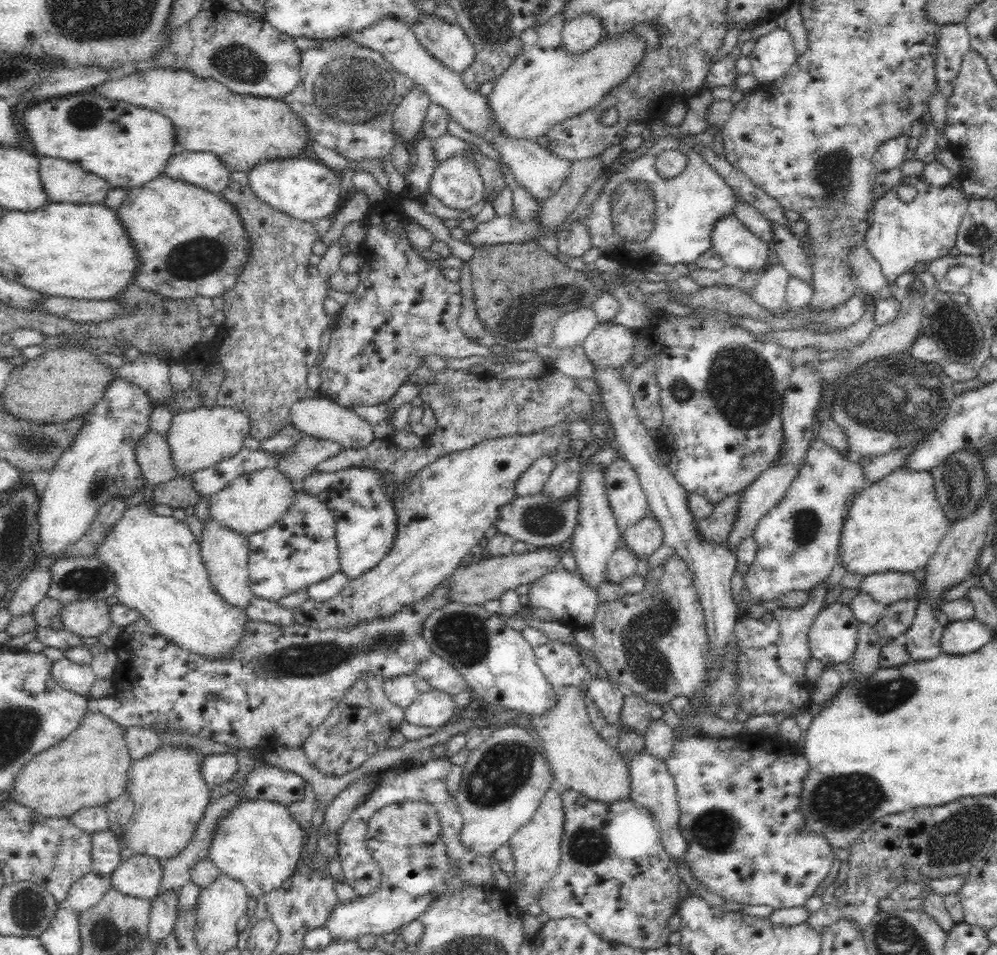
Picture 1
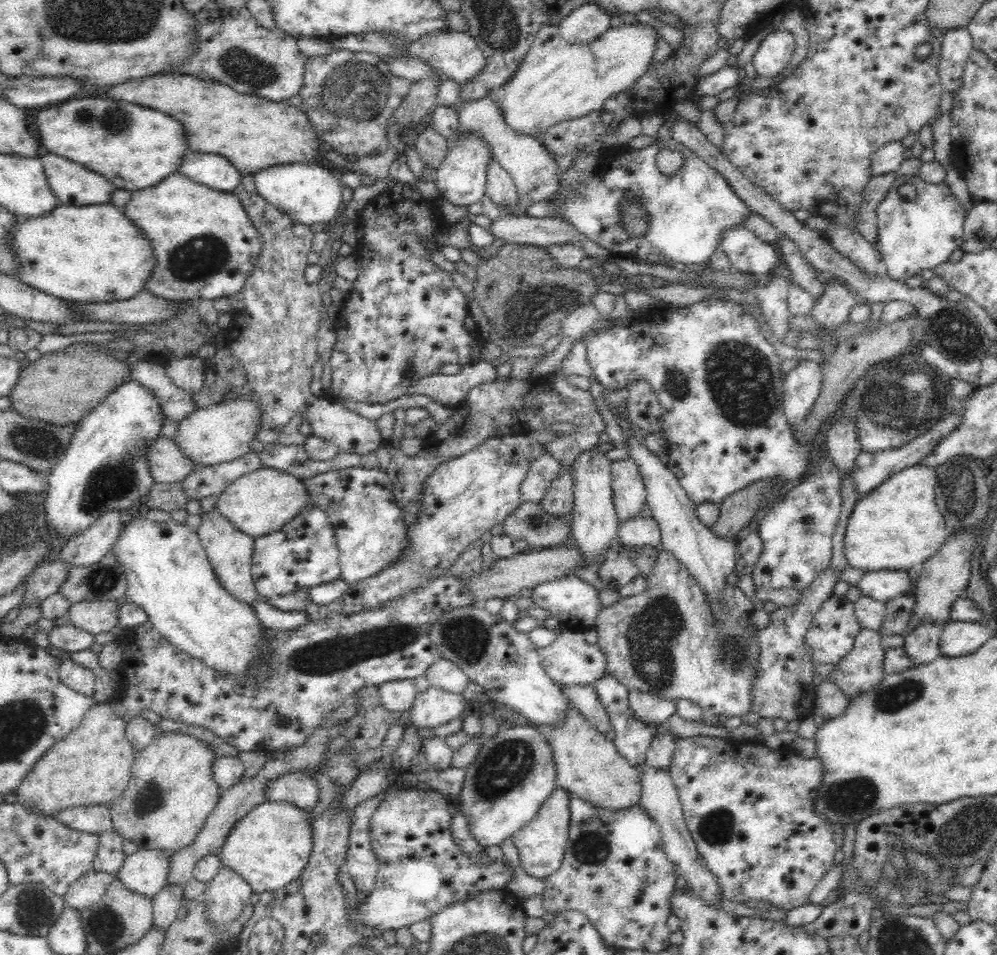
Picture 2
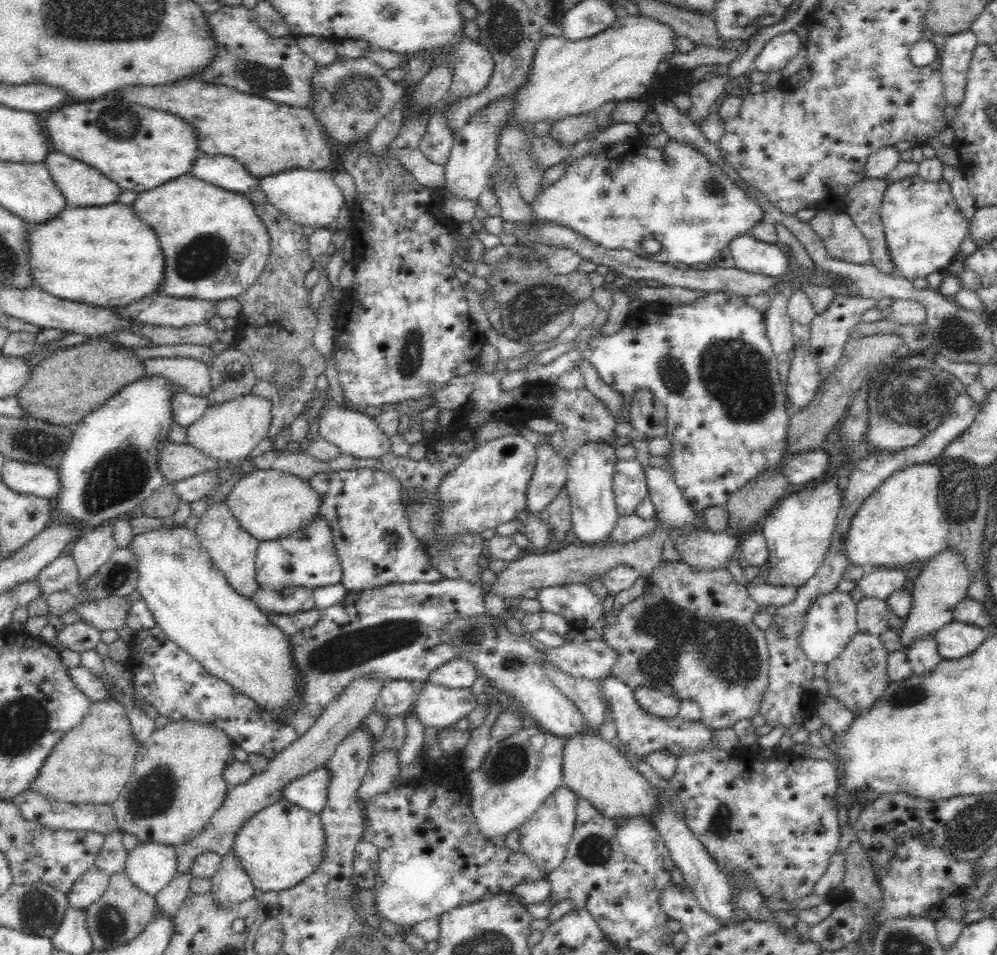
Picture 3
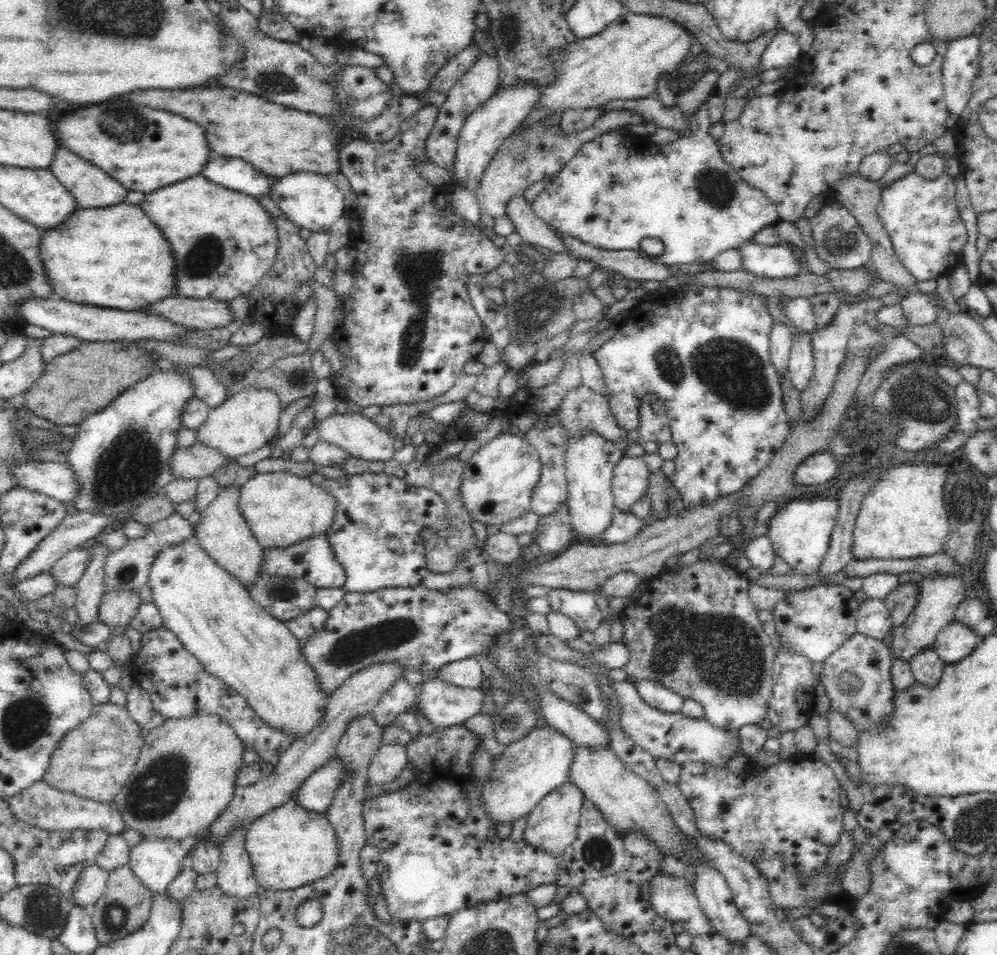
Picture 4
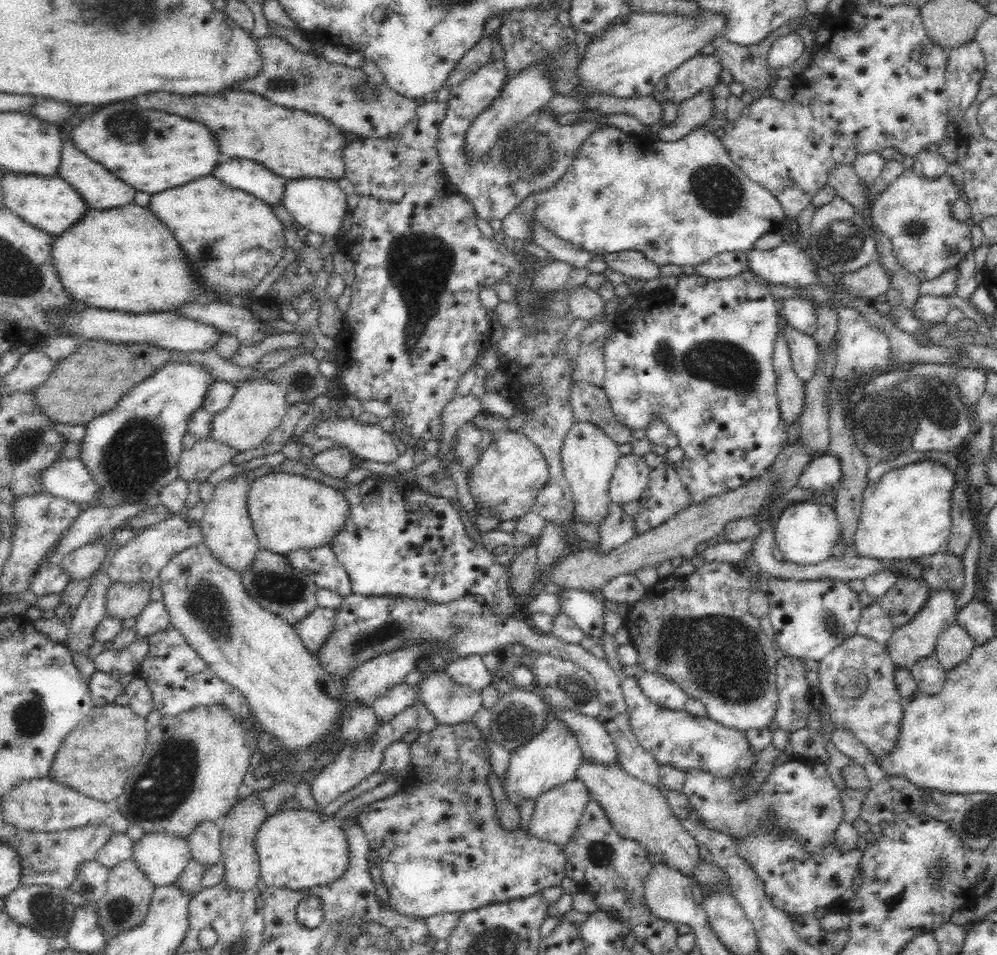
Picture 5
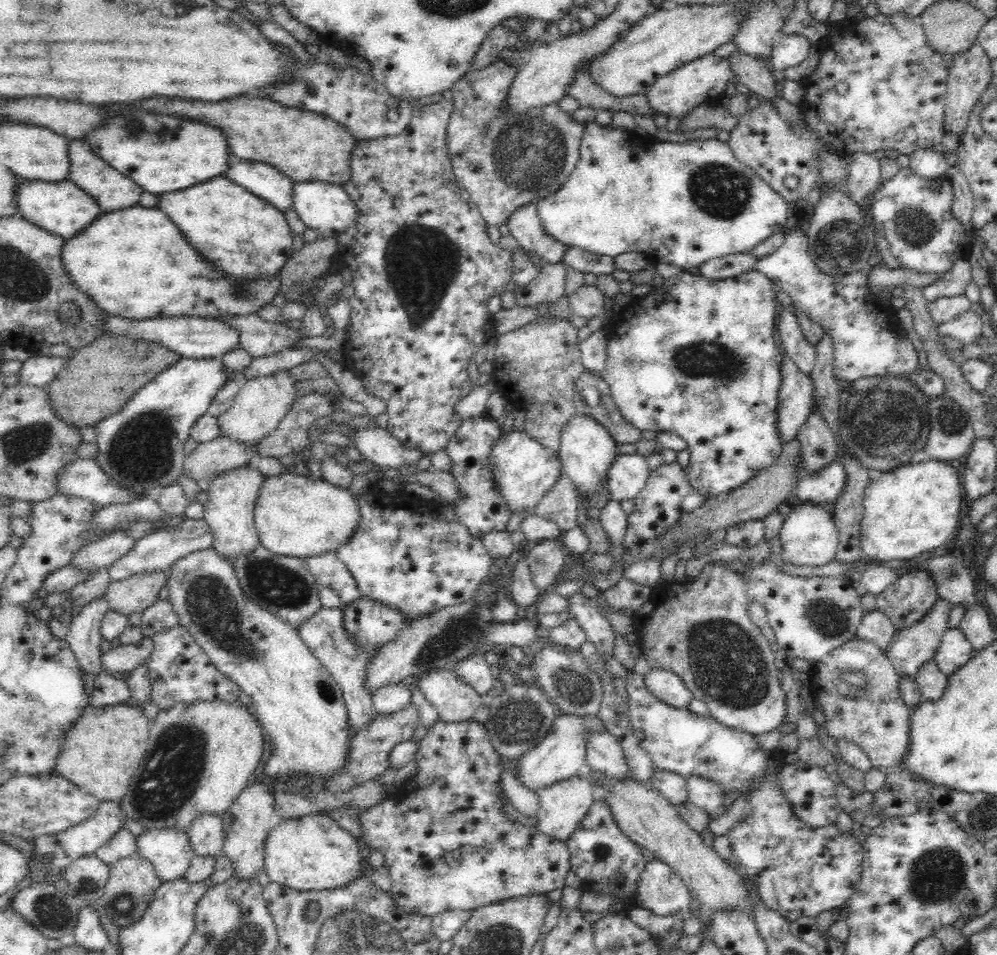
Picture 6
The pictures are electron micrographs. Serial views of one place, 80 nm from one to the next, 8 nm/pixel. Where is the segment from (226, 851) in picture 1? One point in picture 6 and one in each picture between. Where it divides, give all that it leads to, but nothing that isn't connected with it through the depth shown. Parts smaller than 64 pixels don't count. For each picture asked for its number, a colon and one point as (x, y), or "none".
2: (268, 847)
3: (281, 844)
4: (288, 846)
5: (296, 849)
6: (312, 852)

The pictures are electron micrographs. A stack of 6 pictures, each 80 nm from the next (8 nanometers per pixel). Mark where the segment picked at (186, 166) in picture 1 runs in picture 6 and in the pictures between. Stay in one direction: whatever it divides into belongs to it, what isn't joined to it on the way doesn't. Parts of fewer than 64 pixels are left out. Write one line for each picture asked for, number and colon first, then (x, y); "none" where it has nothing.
2: (215, 171)
3: (225, 172)
4: (238, 175)
5: (246, 175)
6: (263, 180)

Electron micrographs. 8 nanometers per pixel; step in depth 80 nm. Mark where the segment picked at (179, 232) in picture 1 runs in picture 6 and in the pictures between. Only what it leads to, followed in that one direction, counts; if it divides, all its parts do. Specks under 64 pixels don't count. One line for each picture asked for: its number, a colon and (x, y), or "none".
2: (205, 246)
3: (214, 245)
4: (223, 241)
5: (232, 239)
6: (244, 237)

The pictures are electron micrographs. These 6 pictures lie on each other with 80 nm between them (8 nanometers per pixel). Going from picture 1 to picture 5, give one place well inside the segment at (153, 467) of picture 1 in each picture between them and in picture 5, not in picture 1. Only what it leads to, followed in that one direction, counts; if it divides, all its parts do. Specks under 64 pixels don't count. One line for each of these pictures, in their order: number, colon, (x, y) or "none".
2: (166, 463)
3: (176, 462)
4: (195, 461)
5: (197, 463)

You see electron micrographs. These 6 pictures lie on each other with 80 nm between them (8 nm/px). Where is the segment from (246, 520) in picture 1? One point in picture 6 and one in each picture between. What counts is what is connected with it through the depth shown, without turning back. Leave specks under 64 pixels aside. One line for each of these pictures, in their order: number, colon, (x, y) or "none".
2: (257, 502)
3: (269, 503)
4: (281, 508)
5: (288, 511)
6: (295, 515)

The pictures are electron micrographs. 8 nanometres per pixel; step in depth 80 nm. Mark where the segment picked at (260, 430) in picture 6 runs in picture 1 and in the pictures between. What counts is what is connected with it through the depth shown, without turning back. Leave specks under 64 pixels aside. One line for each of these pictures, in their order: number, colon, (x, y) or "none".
1: (199, 438)
2: (208, 436)
3: (227, 432)
4: (243, 423)
5: (256, 409)

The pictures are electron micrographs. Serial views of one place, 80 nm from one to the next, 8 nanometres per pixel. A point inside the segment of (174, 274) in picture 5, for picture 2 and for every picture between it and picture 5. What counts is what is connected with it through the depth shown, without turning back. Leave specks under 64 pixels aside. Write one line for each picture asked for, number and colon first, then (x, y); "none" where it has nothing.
2: (93, 253)
3: (105, 256)
4: (114, 257)

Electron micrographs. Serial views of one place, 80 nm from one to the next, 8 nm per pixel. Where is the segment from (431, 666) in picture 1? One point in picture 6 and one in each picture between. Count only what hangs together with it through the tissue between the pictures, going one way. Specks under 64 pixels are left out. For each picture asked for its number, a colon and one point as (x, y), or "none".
2: (442, 673)
3: (453, 674)
4: (466, 673)
5: (470, 671)
6: (473, 670)

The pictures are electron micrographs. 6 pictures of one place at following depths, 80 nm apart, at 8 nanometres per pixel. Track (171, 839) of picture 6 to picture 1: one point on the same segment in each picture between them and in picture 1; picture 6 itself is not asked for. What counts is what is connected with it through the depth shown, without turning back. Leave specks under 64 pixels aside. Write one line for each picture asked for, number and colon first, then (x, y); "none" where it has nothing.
1: (139, 877)
2: (144, 872)
3: (150, 866)
4: (156, 863)
5: (162, 858)

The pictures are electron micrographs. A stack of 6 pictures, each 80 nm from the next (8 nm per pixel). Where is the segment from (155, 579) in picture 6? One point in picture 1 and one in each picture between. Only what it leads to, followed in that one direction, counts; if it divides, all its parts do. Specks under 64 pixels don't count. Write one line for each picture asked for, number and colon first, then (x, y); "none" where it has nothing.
1: (88, 617)
2: (100, 615)
3: (109, 613)
4: (116, 608)
5: (124, 600)

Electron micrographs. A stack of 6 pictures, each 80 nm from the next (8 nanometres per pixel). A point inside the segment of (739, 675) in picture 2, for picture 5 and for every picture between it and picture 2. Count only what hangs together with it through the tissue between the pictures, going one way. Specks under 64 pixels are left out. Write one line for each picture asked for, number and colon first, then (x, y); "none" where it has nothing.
3: (691, 635)
4: (694, 629)
5: (697, 630)

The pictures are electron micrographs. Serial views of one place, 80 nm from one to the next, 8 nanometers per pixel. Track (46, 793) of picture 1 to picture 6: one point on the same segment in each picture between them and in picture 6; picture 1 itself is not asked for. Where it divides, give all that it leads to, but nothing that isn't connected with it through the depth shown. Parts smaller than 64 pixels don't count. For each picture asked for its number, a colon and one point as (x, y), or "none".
2: (91, 765)
3: (91, 763)
4: (94, 760)
5: (96, 758)
6: (99, 754)

